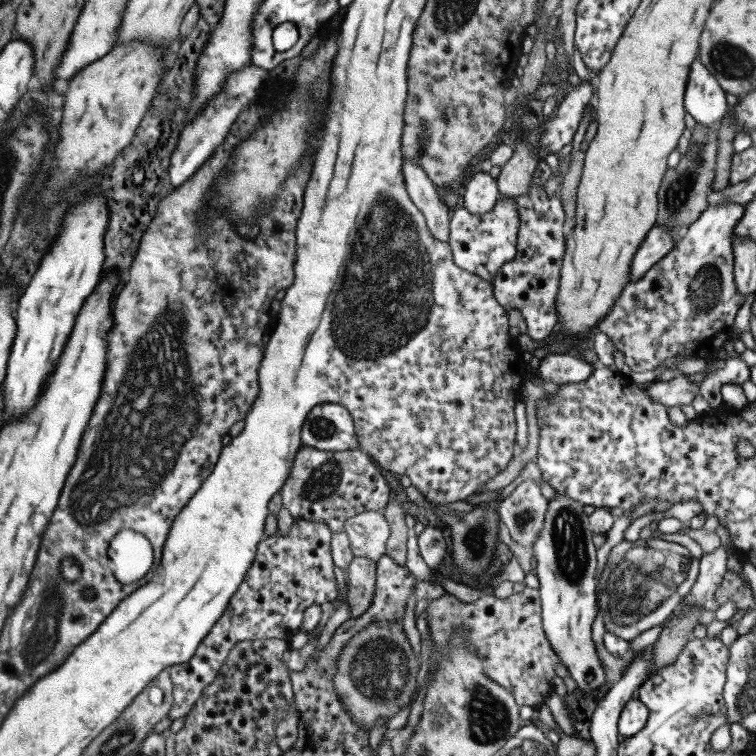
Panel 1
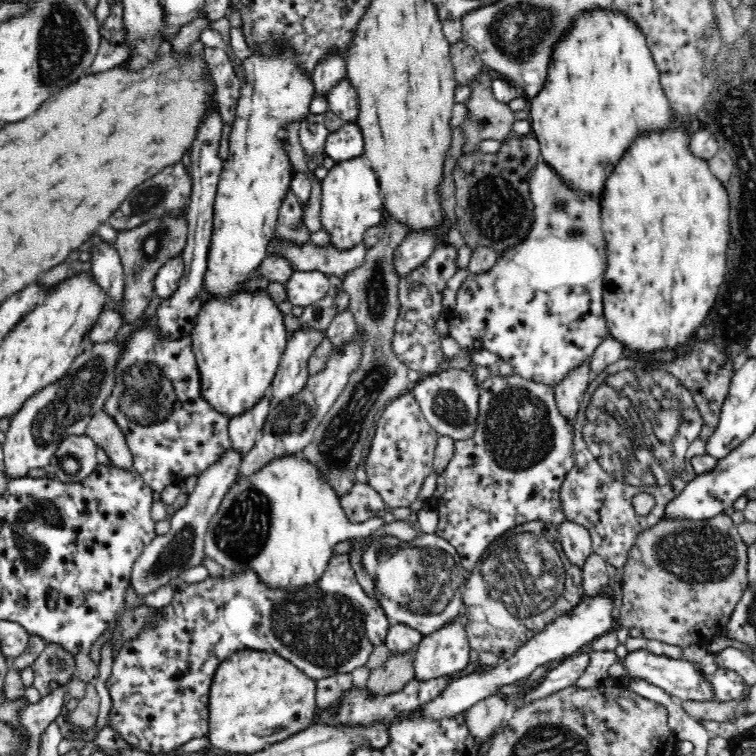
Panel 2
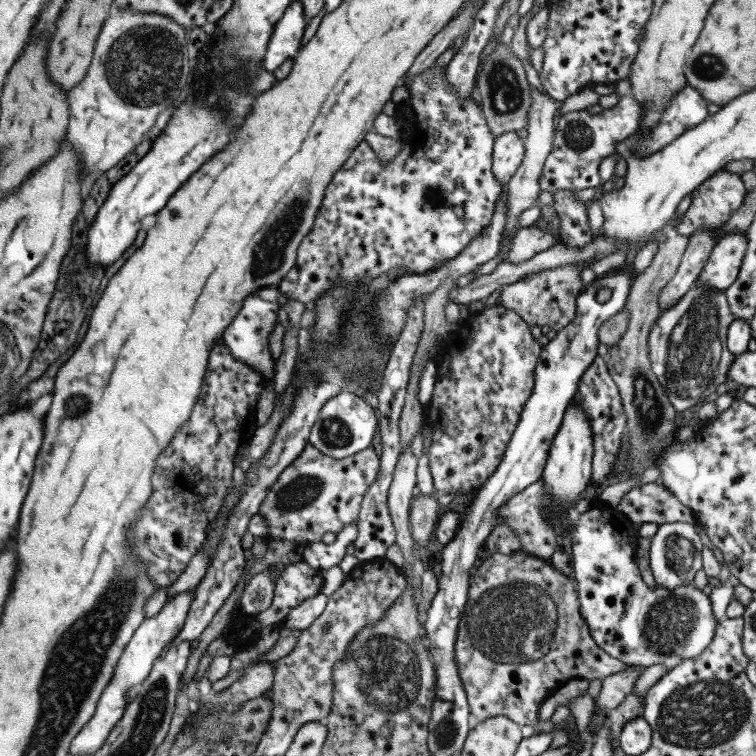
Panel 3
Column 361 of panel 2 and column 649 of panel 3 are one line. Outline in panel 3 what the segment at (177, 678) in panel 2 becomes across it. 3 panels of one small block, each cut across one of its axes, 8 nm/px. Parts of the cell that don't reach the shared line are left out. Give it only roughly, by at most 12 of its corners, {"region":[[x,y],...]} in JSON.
{"region":[[621,511],[573,516],[579,612],[601,650],[671,670],[717,626],[691,582],[647,586]]}

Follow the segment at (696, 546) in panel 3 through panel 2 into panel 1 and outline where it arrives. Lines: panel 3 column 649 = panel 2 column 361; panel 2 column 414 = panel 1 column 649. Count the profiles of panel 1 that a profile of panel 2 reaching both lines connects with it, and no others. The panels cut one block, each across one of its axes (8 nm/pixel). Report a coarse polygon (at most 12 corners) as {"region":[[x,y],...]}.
{"region":[[623,539],[598,578],[604,630],[629,643],[669,618],[698,568],[687,548]]}

